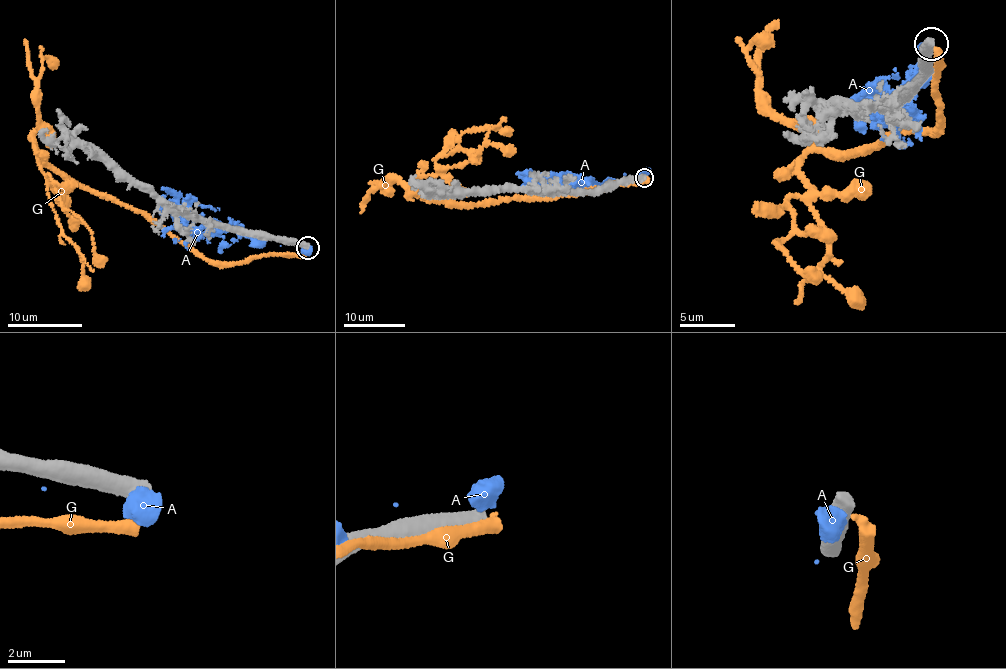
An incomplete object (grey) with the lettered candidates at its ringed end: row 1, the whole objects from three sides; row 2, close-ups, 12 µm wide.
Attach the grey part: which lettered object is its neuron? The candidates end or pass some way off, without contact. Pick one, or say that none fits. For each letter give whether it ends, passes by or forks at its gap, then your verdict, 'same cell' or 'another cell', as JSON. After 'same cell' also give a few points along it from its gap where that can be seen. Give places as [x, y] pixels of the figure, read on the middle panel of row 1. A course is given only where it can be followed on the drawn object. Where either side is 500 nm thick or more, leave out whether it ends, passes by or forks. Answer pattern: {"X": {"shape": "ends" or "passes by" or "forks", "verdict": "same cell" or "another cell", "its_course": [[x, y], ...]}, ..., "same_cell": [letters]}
{"A": {"verdict": "another cell"}, "G": {"shape": "ends", "verdict": "another cell"}, "same_cell": []}

